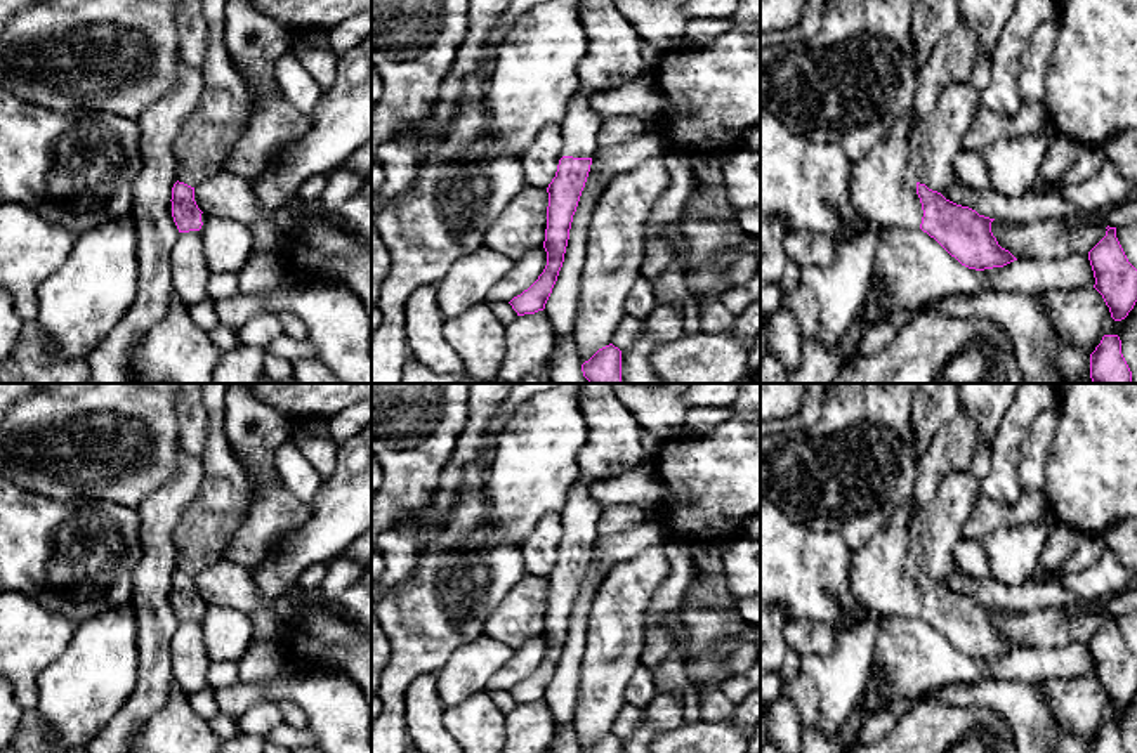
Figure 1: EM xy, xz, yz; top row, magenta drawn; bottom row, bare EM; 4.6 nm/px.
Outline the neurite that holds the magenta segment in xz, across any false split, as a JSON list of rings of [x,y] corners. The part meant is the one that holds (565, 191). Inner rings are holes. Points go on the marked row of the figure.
[[[580,87],[569,99],[561,123],[564,156],[559,160],[555,177],[547,187],[549,206],[543,241],[547,265],[528,290],[509,302],[517,316],[545,309],[562,267],[573,215],[590,172],[592,156],[601,144],[599,130],[604,120],[588,106],[594,92]]]

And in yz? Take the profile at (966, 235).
[[[913,108],[891,127],[885,141],[878,142],[861,161],[852,163],[849,184],[852,206],[866,220],[877,222],[880,227],[922,229],[969,269],[984,271],[1017,260],[1009,250],[1002,248],[993,236],[991,222],[995,219],[979,215],[969,206],[956,205],[913,179],[908,168],[911,123]]]

